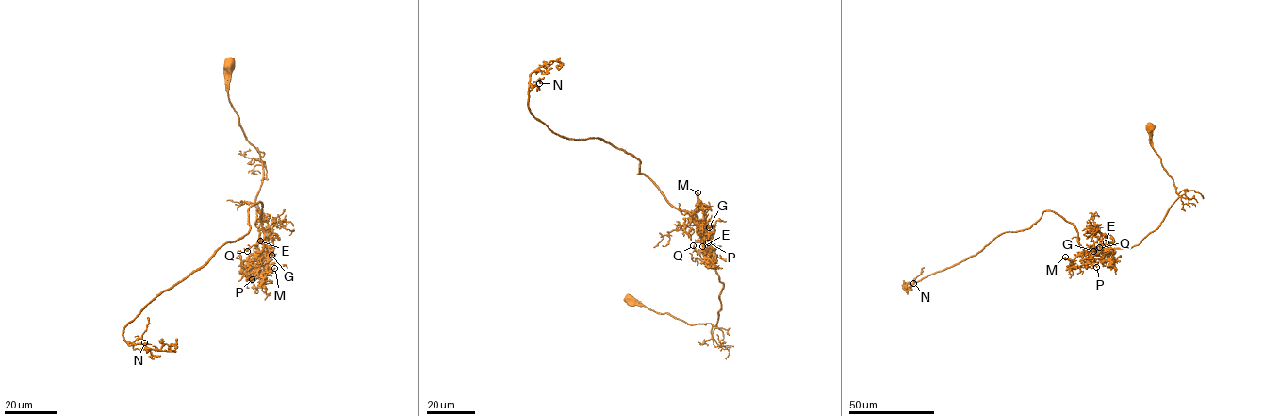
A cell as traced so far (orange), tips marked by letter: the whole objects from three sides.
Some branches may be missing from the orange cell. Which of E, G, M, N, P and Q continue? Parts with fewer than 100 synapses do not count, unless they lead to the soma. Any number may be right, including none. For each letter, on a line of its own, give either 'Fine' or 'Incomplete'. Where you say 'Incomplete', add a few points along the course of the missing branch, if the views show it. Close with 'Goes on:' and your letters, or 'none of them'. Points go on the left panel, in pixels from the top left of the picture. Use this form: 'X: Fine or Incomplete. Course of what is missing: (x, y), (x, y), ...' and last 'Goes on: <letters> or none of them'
E: Fine
G: Fine
M: Fine
N: Fine
P: Fine
Q: Fine
Goes on: none of them

